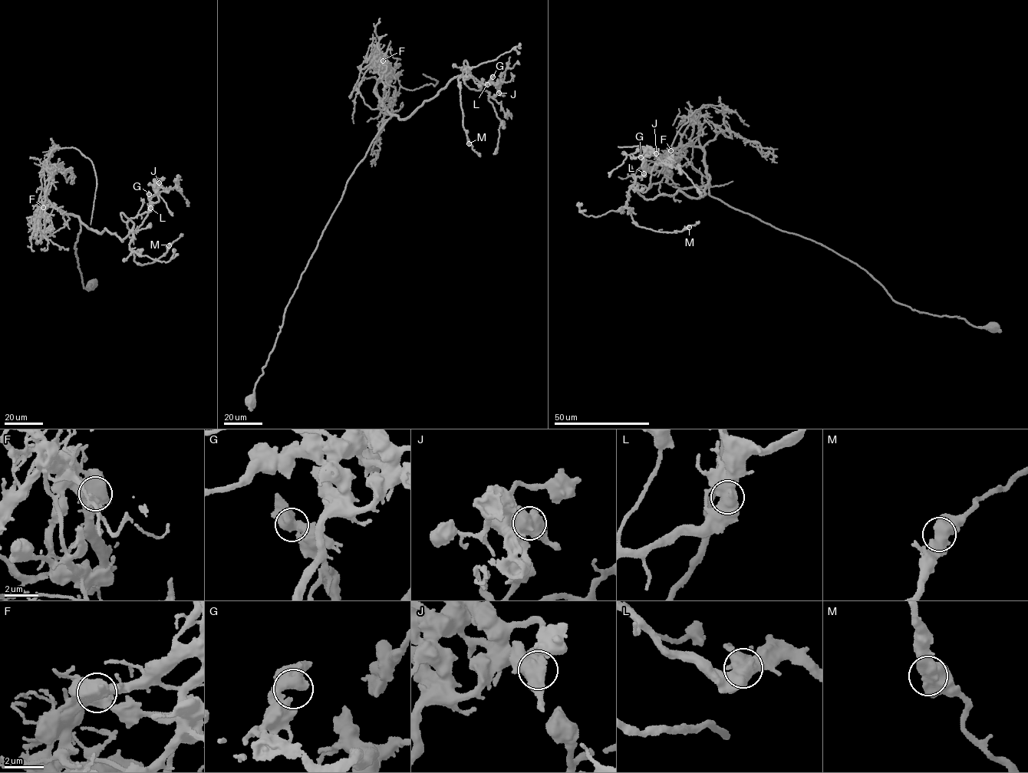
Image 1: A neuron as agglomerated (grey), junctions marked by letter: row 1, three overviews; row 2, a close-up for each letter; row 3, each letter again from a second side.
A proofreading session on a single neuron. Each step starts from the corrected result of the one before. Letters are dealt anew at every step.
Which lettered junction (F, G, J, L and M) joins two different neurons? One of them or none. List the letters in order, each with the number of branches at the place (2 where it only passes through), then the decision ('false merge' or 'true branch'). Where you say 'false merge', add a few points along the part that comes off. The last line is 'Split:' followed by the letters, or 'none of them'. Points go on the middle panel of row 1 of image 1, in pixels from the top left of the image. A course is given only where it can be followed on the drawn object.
F: 2 branches meet; false merge; foreign part runs (383, 60), (377, 57), (380, 69), (391, 70), (392, 76), (407, 90), (437, 83), (423, 74)
G: 2 branches meet; true branch
J: 2 branches meet; true branch
L: 2 branches meet; true branch
M: 2 branches meet; true branch
Split: F

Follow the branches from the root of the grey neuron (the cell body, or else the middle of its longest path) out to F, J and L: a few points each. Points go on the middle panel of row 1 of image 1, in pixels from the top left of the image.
F: (250, 399), (274, 346), (285, 310), (347, 182), (393, 116), (374, 90), (383, 60)
J: (250, 399), (301, 274), (384, 123), (393, 115), (406, 119), (466, 69), (484, 84), (500, 83), (499, 93)
L: (250, 399), (301, 274), (347, 180), (384, 123), (393, 115), (406, 119), (466, 69), (487, 84)

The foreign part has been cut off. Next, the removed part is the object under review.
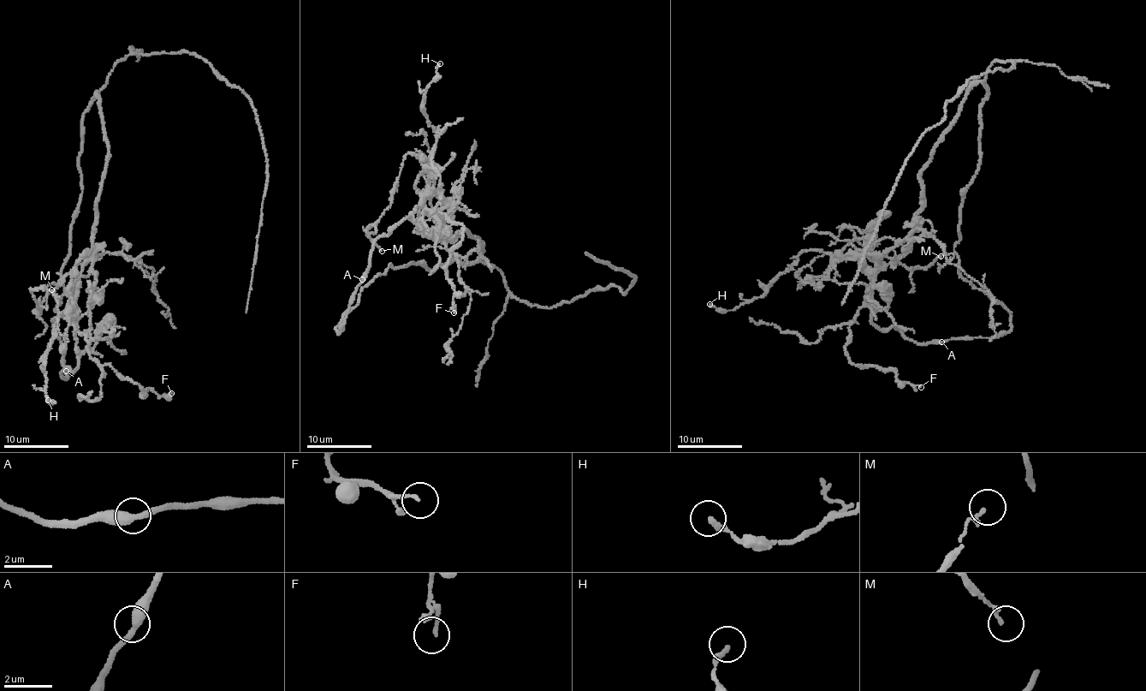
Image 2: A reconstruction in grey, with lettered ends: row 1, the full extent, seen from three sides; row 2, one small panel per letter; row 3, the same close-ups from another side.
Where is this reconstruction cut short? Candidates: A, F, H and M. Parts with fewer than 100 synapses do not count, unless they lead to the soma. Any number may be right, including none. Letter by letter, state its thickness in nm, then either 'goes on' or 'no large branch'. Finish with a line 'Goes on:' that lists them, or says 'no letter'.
A: 360 nm | no large branch
F: 120 nm | no large branch
H: 200 nm | no large branch
M: 150 nm | no large branch
Goes on: no letter

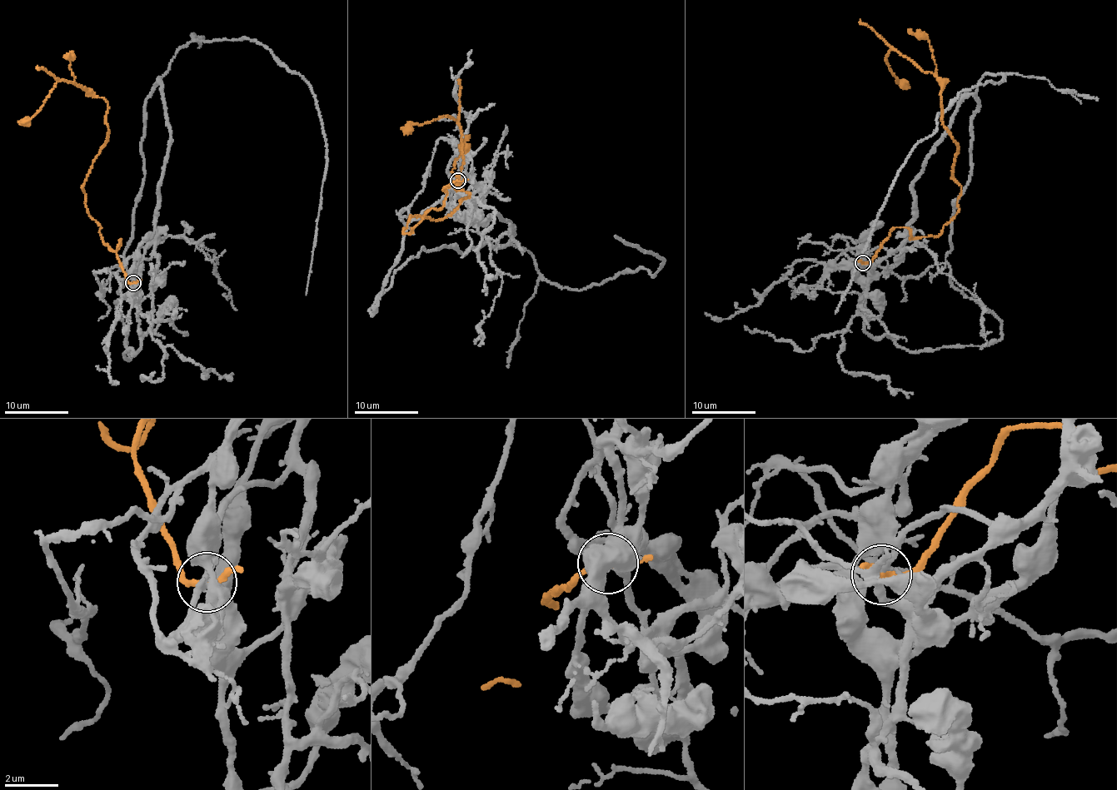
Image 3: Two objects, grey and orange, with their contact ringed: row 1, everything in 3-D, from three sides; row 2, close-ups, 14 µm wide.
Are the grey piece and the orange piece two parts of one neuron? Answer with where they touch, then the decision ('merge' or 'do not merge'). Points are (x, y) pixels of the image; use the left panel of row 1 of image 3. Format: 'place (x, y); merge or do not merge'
place (133, 282); do not merge

